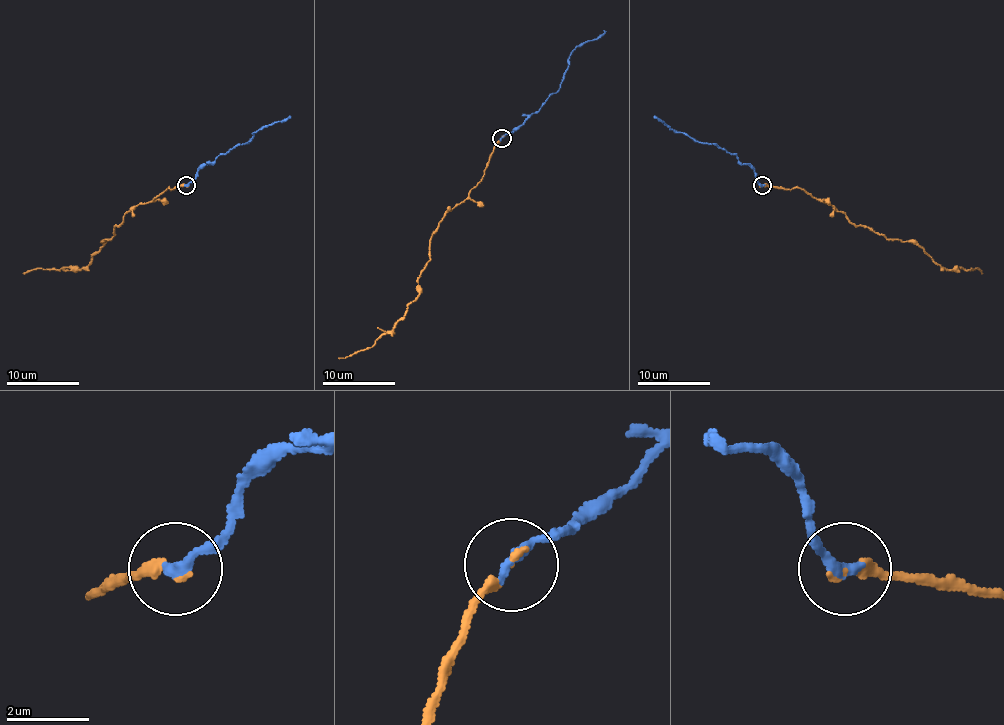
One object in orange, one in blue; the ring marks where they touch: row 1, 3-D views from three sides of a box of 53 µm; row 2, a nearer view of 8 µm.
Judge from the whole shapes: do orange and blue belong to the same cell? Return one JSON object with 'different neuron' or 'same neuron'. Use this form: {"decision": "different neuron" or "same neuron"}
{"decision": "same neuron"}

